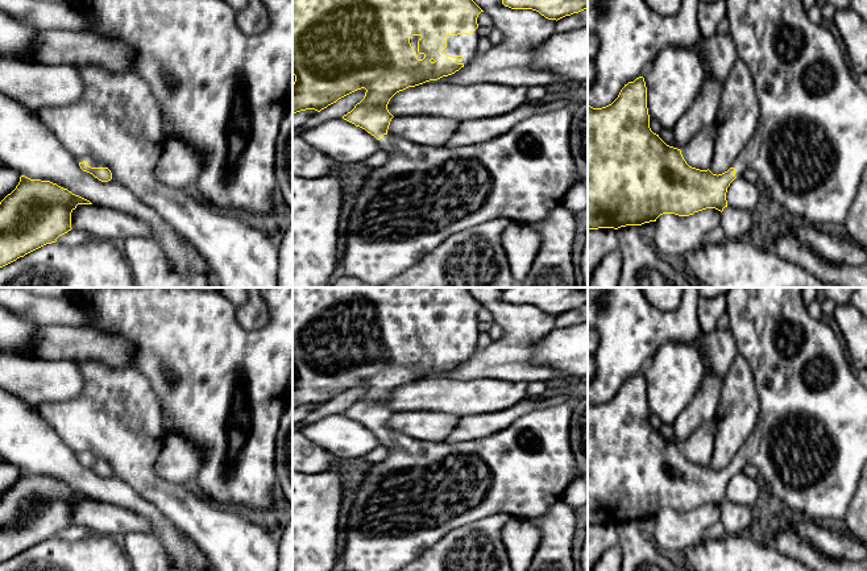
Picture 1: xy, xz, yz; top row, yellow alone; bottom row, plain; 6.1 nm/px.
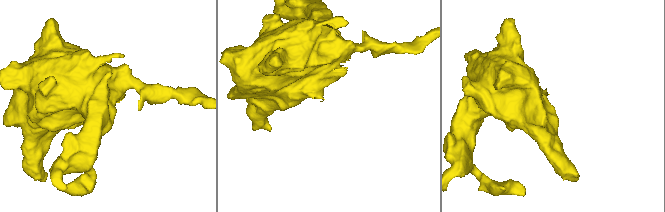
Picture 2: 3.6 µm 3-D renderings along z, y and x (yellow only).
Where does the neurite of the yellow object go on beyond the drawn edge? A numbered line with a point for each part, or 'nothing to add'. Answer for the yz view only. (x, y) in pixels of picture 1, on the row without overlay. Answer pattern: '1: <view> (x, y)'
1: yz (809, 443)

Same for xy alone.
1: xy (90, 458)

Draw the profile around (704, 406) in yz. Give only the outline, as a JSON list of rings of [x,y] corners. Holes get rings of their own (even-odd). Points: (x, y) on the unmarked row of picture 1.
[[[714,372],[705,375],[698,392],[672,425],[677,444],[681,444],[702,423],[718,415],[723,377]]]

